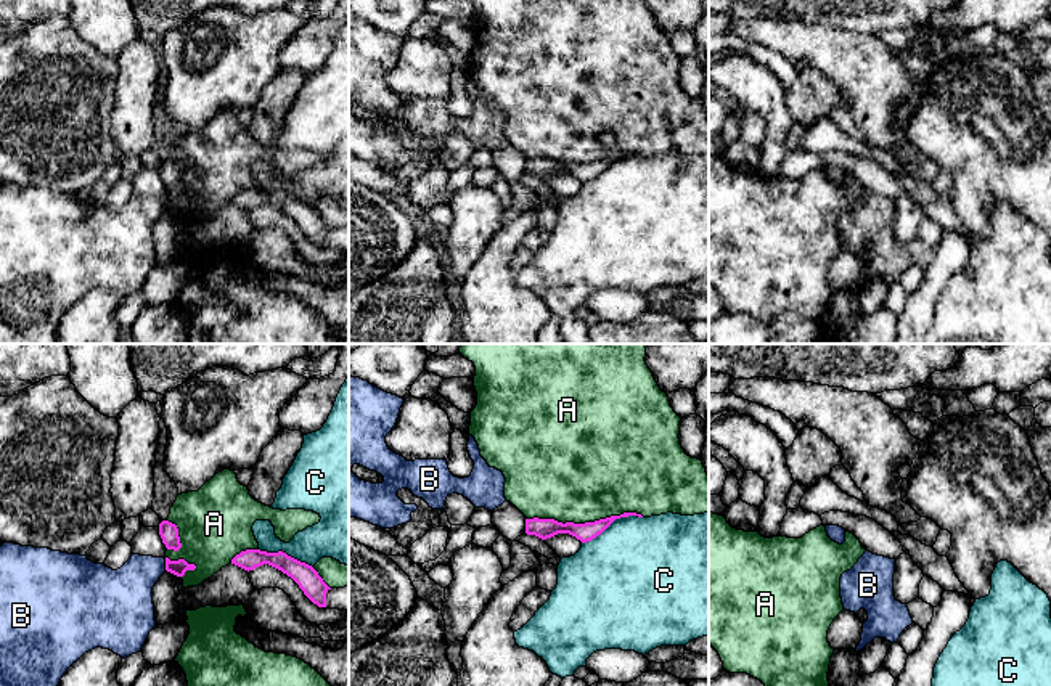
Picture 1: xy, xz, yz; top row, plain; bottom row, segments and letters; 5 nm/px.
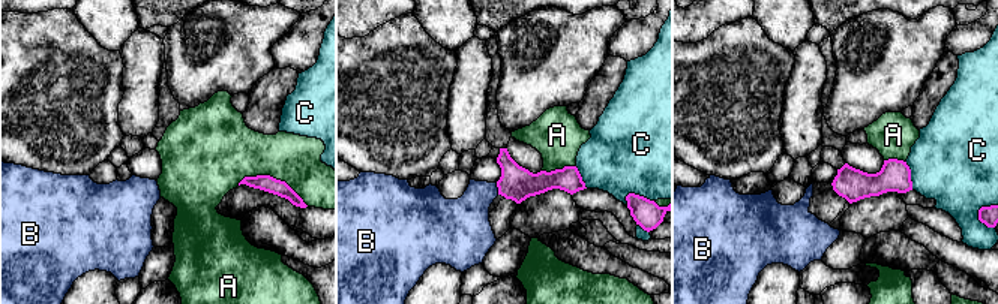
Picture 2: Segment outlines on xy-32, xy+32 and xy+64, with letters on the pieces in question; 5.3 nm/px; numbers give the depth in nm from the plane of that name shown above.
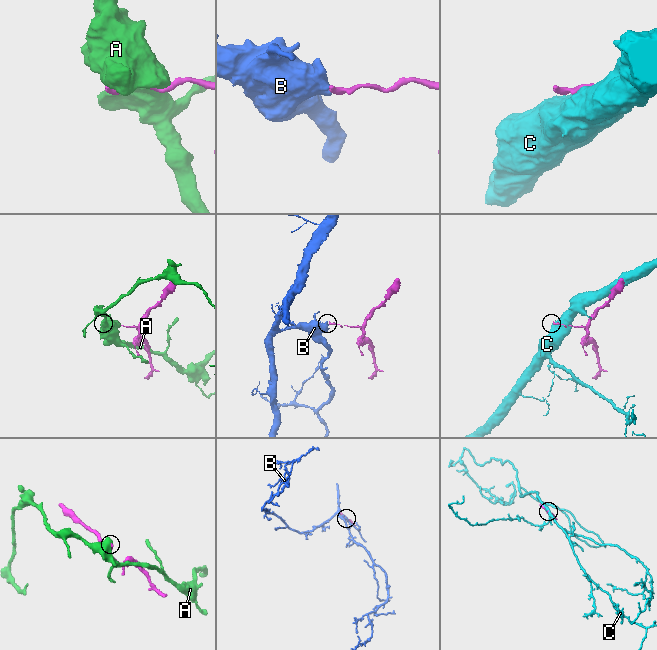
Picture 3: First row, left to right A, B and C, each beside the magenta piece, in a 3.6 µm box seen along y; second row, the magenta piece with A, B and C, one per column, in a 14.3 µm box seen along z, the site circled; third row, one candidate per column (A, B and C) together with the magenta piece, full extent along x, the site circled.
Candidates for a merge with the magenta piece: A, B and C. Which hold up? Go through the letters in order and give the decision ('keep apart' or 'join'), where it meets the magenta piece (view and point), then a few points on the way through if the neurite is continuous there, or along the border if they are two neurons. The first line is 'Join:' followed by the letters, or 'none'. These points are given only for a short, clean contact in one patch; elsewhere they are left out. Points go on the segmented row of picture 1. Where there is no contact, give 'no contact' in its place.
Join: none
A: keep apart; meets magenta in xz at (585, 522)
B: keep apart; meets magenta in xy at (166, 564); border along xy (164, 559), (166, 569)
C: keep apart; meets magenta in xz at (611, 522)

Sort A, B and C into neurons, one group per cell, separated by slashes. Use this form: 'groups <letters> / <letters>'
groups A / B / C

